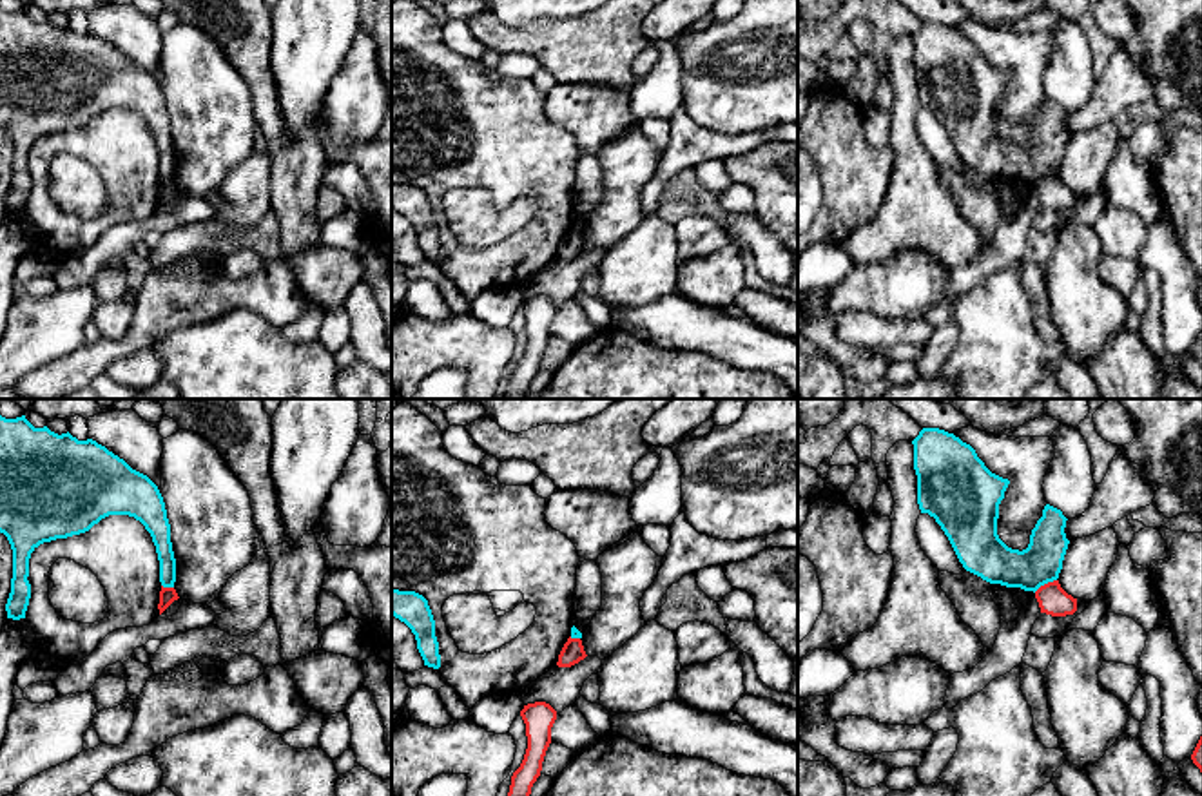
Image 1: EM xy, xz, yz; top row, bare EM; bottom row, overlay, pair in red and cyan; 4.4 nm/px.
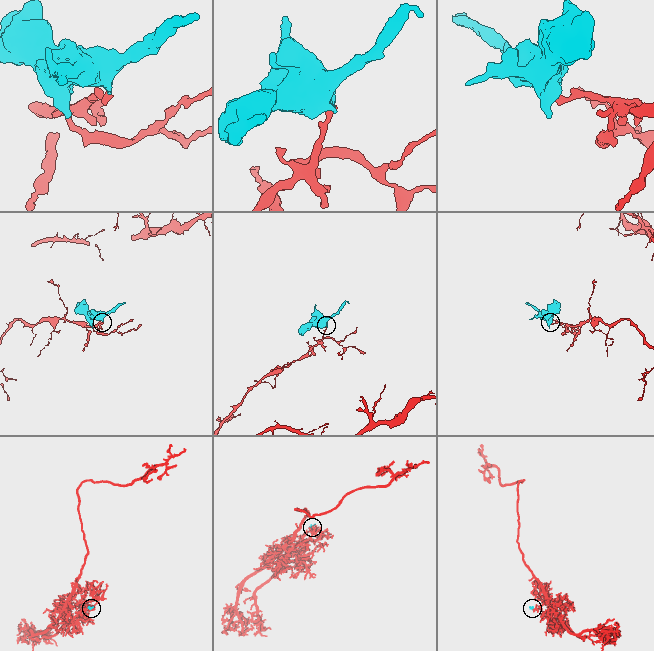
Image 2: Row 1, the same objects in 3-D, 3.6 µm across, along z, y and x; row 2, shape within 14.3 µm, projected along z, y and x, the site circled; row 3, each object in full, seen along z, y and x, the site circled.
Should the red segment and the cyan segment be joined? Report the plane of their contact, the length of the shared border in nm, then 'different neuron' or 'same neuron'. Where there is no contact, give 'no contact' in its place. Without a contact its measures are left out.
contact in yz; length 120 nm; different neuron

